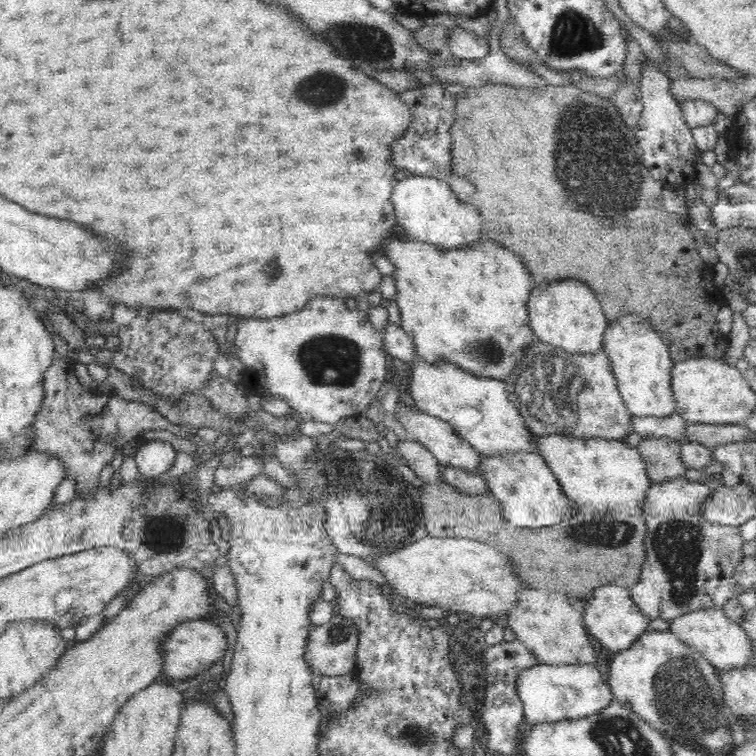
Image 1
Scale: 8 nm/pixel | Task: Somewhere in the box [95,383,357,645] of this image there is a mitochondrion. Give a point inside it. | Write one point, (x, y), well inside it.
(162, 532)

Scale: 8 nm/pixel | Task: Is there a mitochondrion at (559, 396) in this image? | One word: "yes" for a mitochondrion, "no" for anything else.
yes

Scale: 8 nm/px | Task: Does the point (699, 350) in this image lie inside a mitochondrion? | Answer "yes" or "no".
no

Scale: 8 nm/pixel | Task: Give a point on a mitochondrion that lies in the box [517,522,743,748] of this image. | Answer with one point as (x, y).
(685, 695)

